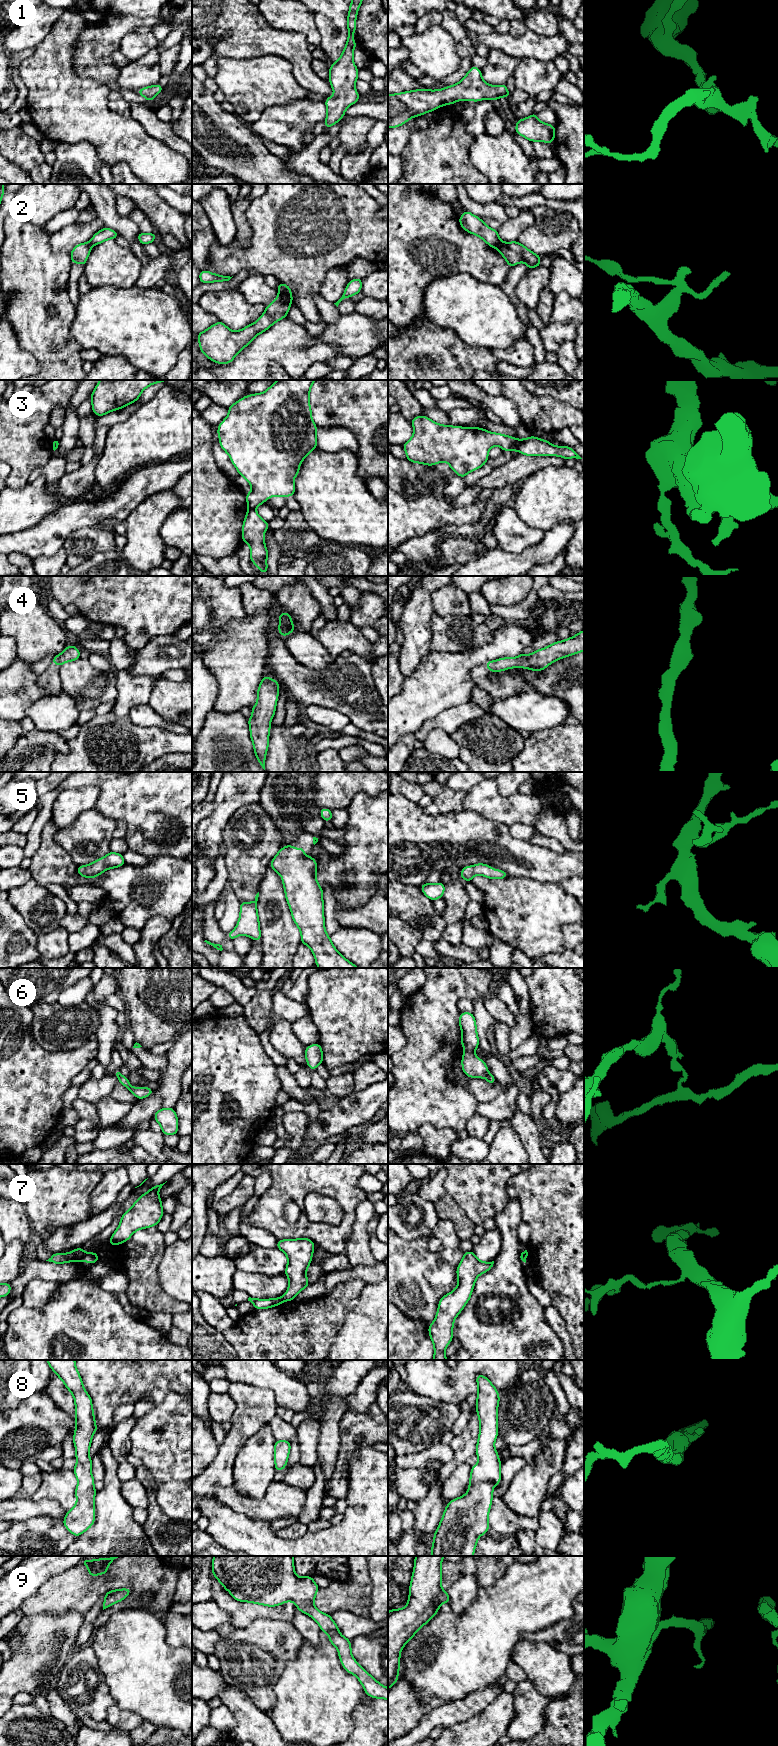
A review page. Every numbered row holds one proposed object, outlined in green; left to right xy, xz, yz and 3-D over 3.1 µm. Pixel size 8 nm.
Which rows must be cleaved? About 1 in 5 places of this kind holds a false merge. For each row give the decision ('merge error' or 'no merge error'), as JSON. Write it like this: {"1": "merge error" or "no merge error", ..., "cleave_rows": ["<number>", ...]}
{"1": "no merge error", "2": "merge error", "3": "merge error", "4": "no merge error", "5": "no merge error", "6": "no merge error", "7": "merge error", "8": "no merge error", "9": "no merge error", "cleave_rows": ["2", "3", "7"]}

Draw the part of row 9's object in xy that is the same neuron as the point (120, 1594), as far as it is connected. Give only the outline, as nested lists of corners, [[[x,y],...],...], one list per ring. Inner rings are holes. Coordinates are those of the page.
[[[124,1588],[124,1589],[117,1589],[117,1590],[110,1590],[104,1596],[103,1602],[103,1610],[110,1607],[114,1603],[122,1602],[123,1599],[130,1595],[131,1588]]]

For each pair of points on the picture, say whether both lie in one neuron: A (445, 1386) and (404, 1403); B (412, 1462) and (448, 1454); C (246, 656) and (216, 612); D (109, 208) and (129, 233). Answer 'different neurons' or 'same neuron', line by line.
A: different neurons
B: same neuron
C: different neurons
D: same neuron

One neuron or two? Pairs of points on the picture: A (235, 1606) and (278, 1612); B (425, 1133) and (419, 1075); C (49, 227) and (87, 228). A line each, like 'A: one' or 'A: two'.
A: one
B: two
C: two

